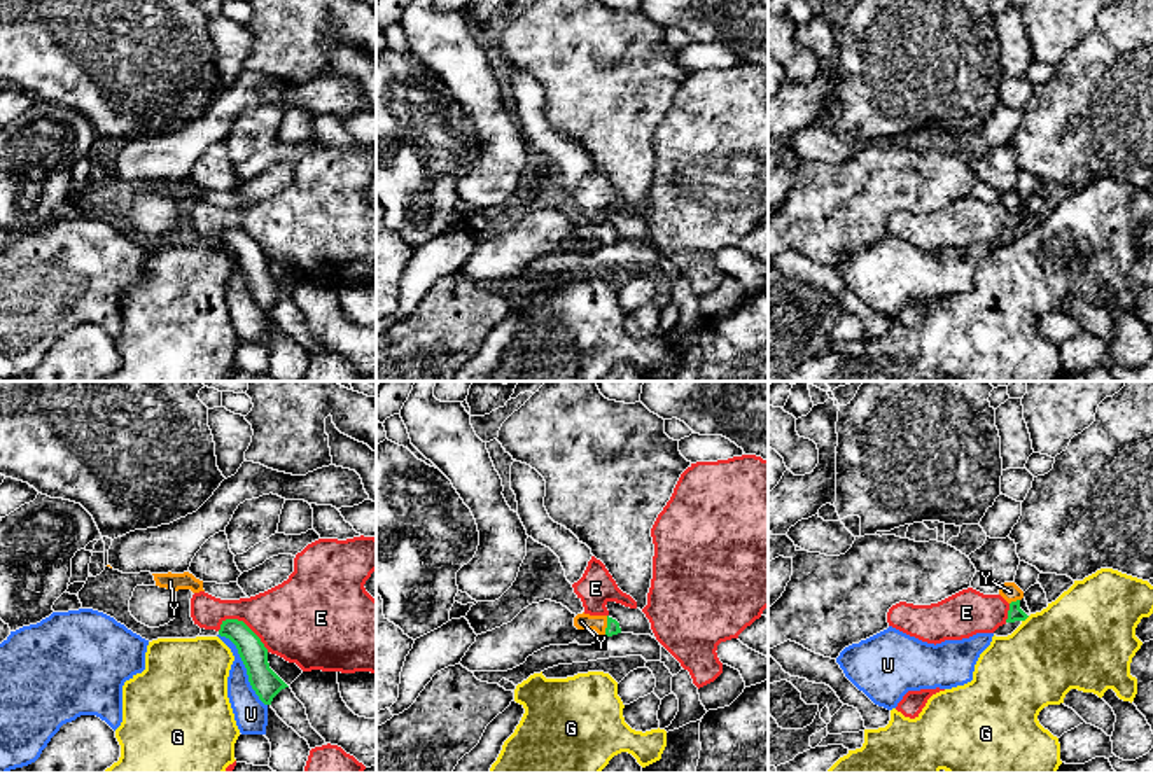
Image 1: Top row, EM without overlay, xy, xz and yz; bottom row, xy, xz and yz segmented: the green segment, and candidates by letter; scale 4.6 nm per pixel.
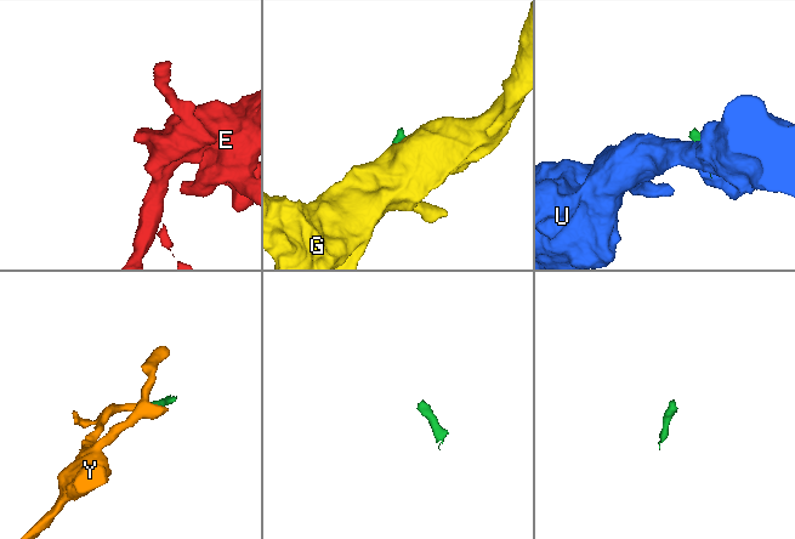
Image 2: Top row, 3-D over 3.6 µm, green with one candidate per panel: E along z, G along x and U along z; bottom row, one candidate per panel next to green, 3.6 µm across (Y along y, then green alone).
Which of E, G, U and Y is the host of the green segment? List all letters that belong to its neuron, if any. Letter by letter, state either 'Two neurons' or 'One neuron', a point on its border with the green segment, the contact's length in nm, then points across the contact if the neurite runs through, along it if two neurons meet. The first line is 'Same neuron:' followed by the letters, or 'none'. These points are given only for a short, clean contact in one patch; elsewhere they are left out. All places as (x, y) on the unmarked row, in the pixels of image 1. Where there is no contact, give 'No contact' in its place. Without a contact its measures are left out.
Same neuron: Y
E: Two neurons. Touches green at xy (247, 235). Shared border 260 nm
G: Two neurons. Touches green at yz (1026, 226). Shared border 50 nm. Boundary: yz (1029, 224), (1022, 229)
U: Two neurons. Touches green at xy (245, 275). Shared border 400 nm. Boundary: xy (219, 242), (235, 254), (251, 296), (266, 313)
Y: One neuron. Touches green at xz (607, 235). Shared border 100 nm. Path across: xz (613, 235), (607, 235), (581, 229)

